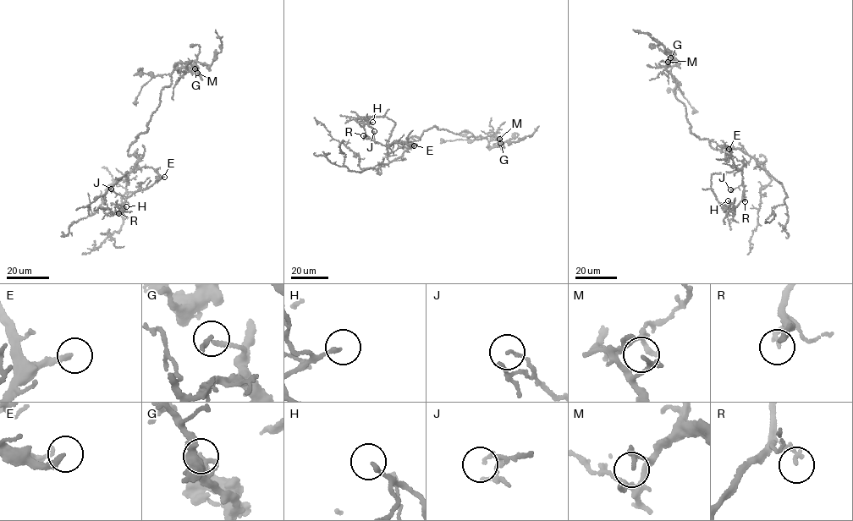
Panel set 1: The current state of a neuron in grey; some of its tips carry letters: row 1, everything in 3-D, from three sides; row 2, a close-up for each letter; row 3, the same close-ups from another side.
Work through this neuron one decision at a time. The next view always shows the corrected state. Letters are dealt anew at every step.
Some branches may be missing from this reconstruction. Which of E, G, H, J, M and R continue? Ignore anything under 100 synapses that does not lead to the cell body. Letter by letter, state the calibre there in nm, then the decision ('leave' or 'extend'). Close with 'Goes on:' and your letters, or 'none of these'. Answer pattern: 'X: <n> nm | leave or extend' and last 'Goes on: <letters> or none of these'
E: 220 nm | extend
G: 180 nm | leave
H: 150 nm | leave
J: 110 nm | leave
M: 170 nm | leave
R: 150 nm | leave
Goes on: E

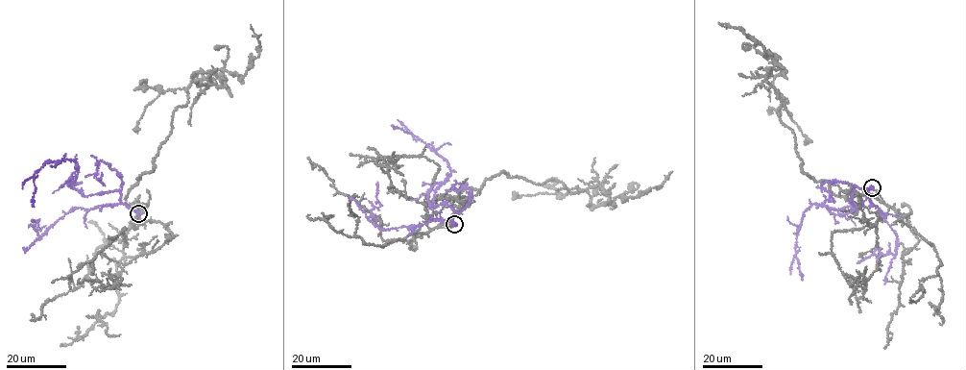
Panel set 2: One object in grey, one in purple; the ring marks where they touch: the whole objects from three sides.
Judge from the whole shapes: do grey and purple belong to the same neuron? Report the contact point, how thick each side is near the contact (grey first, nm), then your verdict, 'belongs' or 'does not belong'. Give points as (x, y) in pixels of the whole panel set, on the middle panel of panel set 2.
place (454, 224); calibres 190 and 500 nm; does not belong

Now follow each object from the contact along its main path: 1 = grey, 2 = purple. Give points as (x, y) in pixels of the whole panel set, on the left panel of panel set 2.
1: (138, 213), (131, 228), (129, 189), (154, 170), (191, 78), (244, 76), (259, 45), (250, 24)
2: (138, 213), (117, 190), (86, 196), (67, 184), (76, 162), (67, 159), (35, 173), (34, 207)

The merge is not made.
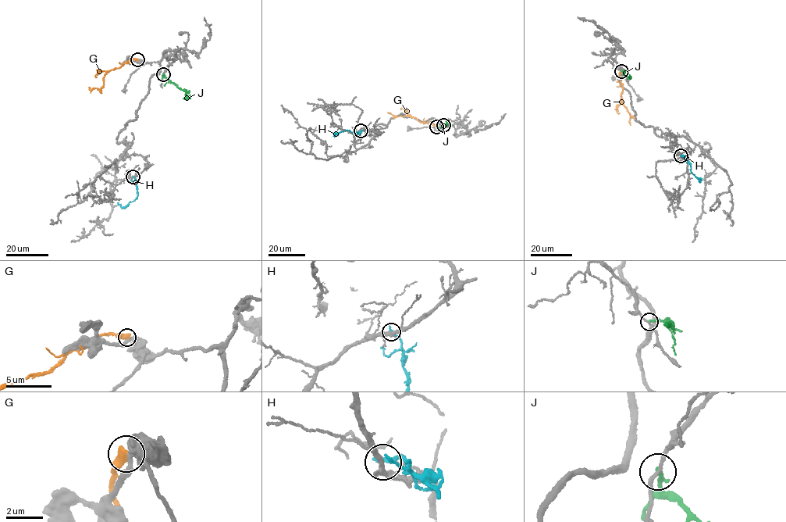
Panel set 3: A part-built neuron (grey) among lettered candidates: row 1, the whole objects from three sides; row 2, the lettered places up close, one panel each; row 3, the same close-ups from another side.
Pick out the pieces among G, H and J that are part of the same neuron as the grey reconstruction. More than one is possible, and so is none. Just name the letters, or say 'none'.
none

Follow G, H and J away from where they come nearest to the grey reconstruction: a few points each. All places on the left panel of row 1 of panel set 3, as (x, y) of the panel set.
G: (137, 59), (133, 58), (107, 72), (100, 89), (91, 90), (89, 87)
H: (133, 176), (137, 197), (126, 206), (122, 207), (118, 203)
J: (163, 74), (185, 90), (186, 97), (190, 94)

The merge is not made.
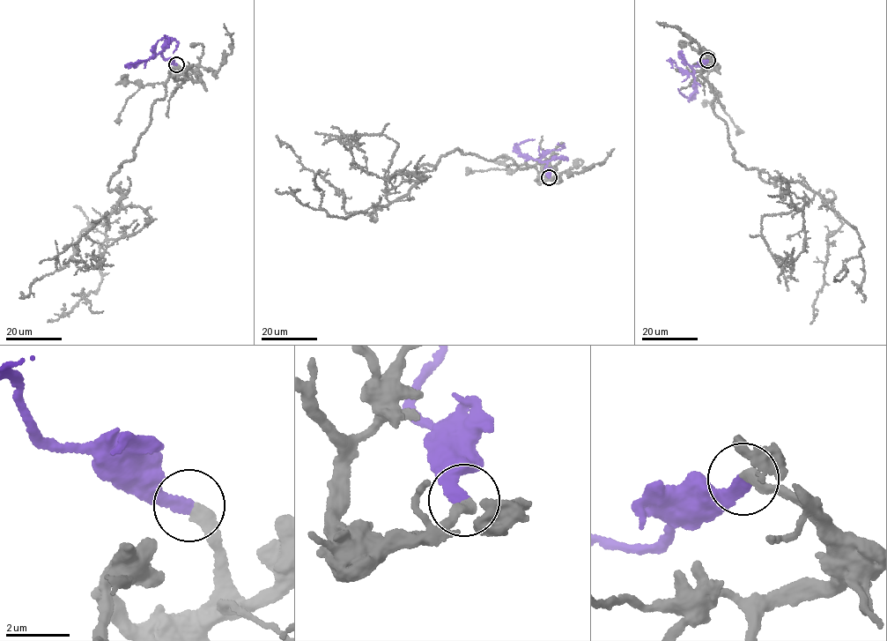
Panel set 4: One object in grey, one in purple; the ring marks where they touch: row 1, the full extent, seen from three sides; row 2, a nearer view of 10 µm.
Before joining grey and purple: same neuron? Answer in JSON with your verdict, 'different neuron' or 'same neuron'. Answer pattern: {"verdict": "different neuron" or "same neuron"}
{"verdict": "same neuron"}

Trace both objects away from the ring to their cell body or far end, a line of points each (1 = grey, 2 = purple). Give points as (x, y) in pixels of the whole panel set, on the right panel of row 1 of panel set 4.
1: (706, 60), (734, 160), (776, 186), (782, 180), (783, 199), (786, 180), (803, 212), (803, 251), (777, 278)
2: (707, 60), (692, 66), (696, 85), (690, 97), (684, 96), (678, 88)

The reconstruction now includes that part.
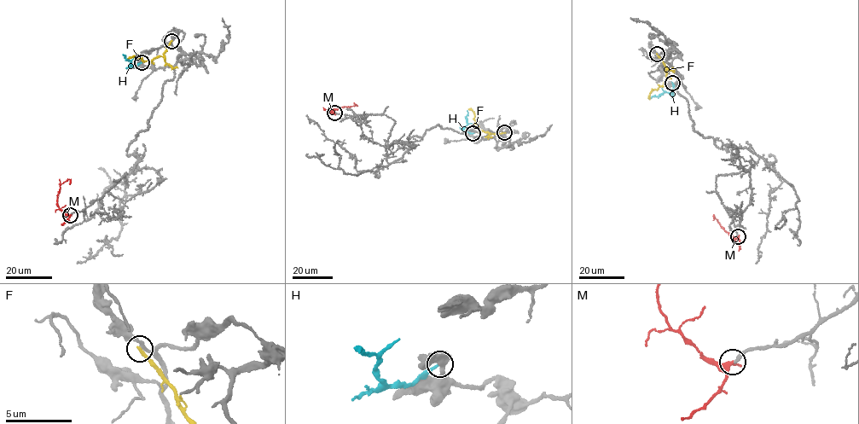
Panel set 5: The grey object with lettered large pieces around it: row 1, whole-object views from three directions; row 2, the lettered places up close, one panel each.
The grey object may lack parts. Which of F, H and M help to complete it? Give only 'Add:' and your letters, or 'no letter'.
Add: M

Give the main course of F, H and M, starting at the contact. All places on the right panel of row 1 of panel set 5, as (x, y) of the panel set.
F: (657, 54), (666, 67), (666, 80), (664, 84), (652, 90), (649, 99)
H: (672, 83), (672, 91), (650, 98)
M: (737, 236), (733, 238), (713, 216), (713, 220)

